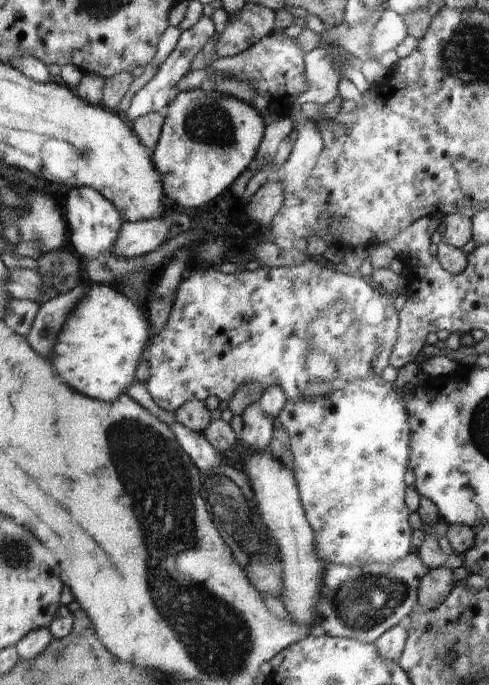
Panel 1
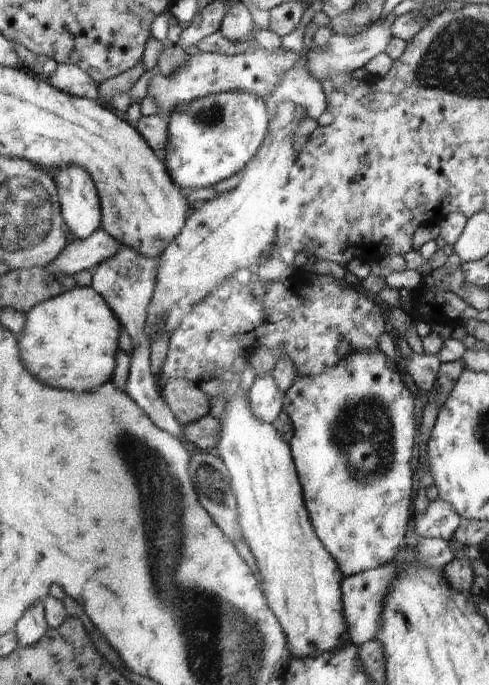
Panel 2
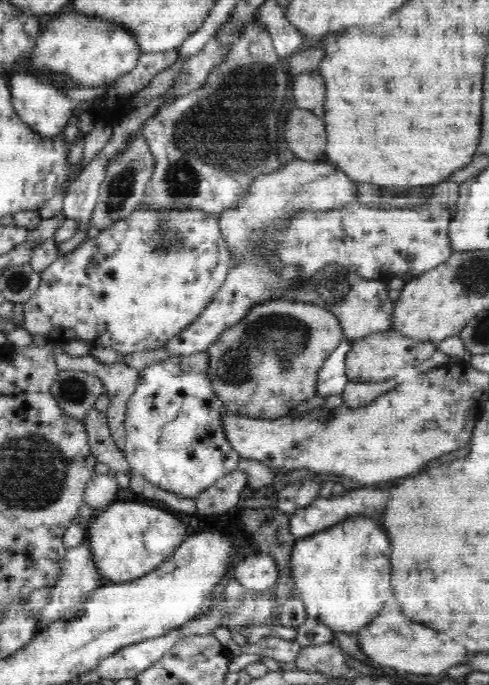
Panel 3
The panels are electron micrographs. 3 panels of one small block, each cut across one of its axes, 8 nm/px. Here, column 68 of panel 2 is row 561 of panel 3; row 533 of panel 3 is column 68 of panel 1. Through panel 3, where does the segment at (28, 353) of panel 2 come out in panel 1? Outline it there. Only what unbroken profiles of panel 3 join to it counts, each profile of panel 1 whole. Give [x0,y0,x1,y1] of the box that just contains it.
[52,284,153,402]

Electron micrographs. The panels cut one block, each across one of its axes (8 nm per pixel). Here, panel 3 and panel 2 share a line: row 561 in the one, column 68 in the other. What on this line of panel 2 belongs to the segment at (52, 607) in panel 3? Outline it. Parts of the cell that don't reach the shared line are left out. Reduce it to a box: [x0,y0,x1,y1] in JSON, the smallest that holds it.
[46,63,99,101]

